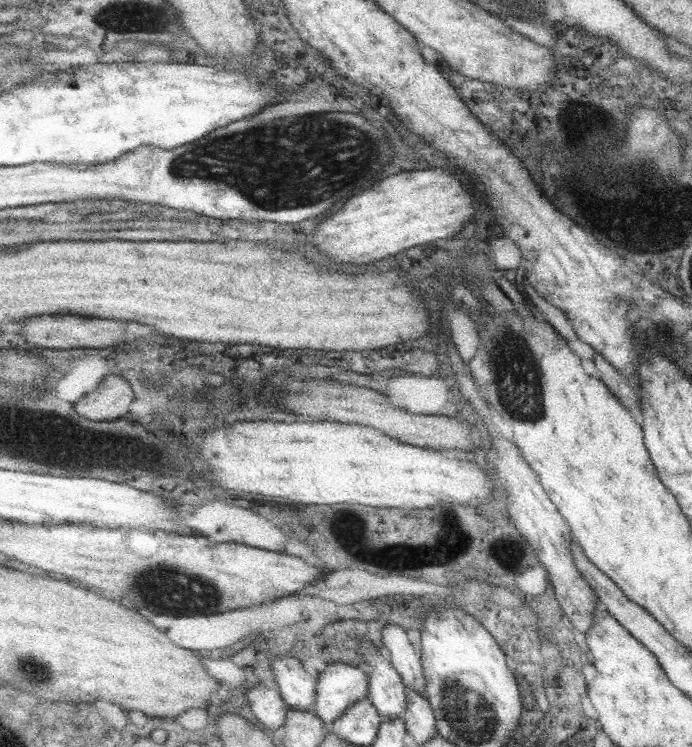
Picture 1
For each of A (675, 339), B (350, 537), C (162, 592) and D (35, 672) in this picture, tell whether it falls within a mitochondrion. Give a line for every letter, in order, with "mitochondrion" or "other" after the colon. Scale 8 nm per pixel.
A: mitochondrion
B: other
C: mitochondrion
D: mitochondrion

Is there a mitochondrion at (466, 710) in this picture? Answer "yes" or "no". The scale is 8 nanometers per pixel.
yes

